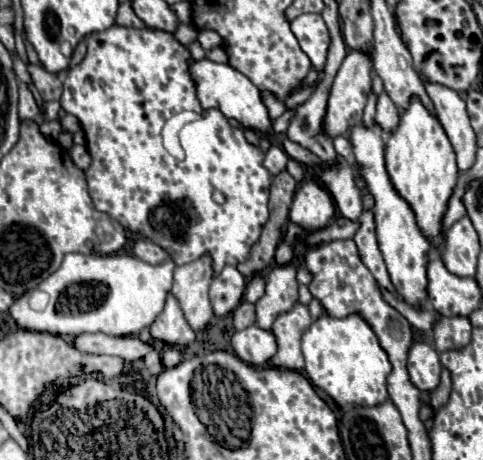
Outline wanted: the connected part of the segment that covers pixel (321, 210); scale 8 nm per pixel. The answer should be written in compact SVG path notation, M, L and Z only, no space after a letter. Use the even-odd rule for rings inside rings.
M308 180L296 190L290 208L292 222L300 224L306 230L320 230L328 226L332 216L334 216L332 196L318 180Z

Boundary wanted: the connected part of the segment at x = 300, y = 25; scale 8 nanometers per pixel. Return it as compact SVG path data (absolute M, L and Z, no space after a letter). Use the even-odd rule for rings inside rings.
M310 14L310 20L295 18L291 21L291 30L300 42L300 48L308 54L312 66L316 70L322 70L330 46L330 34L324 18L320 14Z

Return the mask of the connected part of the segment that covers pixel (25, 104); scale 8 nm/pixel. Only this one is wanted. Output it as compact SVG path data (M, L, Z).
M20 84L20 120L36 120L38 118L38 104L34 94L30 92L28 84Z

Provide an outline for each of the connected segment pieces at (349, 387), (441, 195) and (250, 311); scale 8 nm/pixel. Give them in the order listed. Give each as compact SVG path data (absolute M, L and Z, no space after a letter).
M324 312L324 316L312 322L302 334L302 354L308 380L330 394L342 410L360 404L374 406L388 398L386 378L392 372L392 364L362 314L354 312L346 318L332 318Z
M412 100L408 110L402 112L400 126L388 138L386 170L396 192L410 204L420 232L436 250L440 250L444 244L442 218L458 184L458 168L452 144L442 124L418 100Z
M242 300L238 304L238 308L232 312L232 316L234 316L234 328L236 330L248 328L248 324L256 322L256 306L248 300Z

